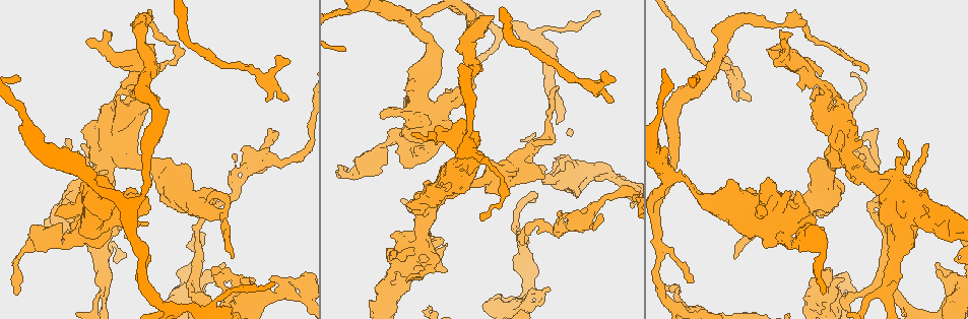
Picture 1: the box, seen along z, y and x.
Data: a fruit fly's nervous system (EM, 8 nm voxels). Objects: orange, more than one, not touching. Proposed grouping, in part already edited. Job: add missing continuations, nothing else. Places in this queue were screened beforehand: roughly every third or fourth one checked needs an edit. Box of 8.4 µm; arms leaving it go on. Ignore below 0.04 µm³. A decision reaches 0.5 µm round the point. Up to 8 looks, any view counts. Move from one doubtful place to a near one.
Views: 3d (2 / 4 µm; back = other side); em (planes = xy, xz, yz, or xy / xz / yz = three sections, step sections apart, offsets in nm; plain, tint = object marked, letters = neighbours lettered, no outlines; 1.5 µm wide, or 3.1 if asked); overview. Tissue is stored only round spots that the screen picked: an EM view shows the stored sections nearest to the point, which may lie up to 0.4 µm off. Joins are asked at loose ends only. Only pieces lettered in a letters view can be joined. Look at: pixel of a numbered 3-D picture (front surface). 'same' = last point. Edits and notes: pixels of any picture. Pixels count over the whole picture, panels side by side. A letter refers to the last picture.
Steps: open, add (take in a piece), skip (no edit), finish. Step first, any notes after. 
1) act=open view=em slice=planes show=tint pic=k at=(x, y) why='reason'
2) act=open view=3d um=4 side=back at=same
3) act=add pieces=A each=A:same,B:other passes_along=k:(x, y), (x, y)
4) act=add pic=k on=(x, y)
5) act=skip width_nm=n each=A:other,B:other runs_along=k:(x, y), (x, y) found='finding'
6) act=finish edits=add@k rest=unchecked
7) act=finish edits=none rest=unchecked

act=open view=3d um=4 pic=1 at=(690, 282) why='an open end'

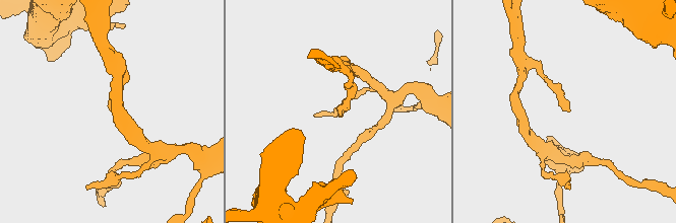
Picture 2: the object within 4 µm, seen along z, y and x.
act=open view=em slice=yz step=4 show=letters pic=2 at=(569, 110)

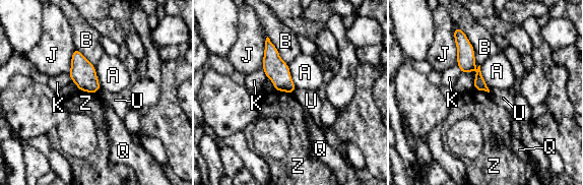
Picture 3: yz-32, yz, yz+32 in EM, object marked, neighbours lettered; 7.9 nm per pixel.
act=skip each=A:other,B:other,J:other,K:other,Q:other,U:other,Z:other border=3:(297, 88), (292, 93) found='none of them fits'

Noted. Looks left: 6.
act=open view=3d um=4 pic=1 at=(604, 77) why='branch stops here'

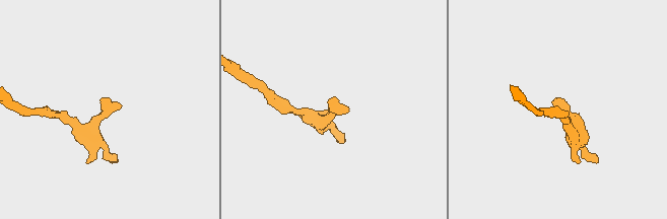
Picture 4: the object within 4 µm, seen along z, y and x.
act=open view=em um=3.1 slice=xz step=16 show=letters pic=4 at=(332, 105)

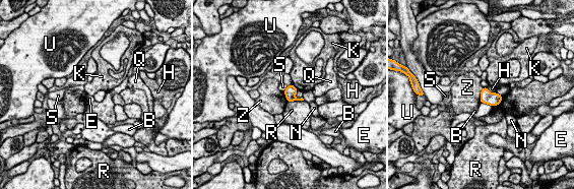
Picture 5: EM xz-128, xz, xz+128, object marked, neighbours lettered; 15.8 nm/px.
act=open view=em um=3.1 slice=planes show=letters at=same why='another direction'

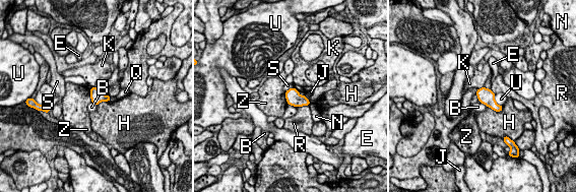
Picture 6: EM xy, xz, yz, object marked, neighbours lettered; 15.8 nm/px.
act=skip each=B:other,E:other,H:other,J:other,K:other,N:other,Q:other,R:other,S:other,U:other,Z:other border=6:(89, 88), (91, 102) found='none of them fits'

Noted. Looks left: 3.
act=open view=3d um=4 side=back pic=1 at=(566, 217) why='thin end'

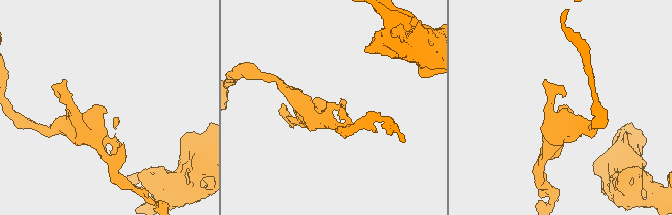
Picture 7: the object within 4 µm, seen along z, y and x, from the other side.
act=open view=em slice=planes show=letters pic=7 at=(103, 111)

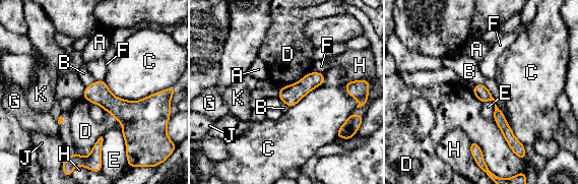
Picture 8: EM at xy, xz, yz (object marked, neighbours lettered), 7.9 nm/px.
act=skip longest_contact=C:480nm each=A:other,B:other,C:other,D:other,E:other,F:other,G:other,H:other,J:other,K:other runs_along=8:(476, 86), (494, 102), (513, 145) found='no lettered piece goes on from it'

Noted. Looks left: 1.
act=finish edits=none rest=unchecked

